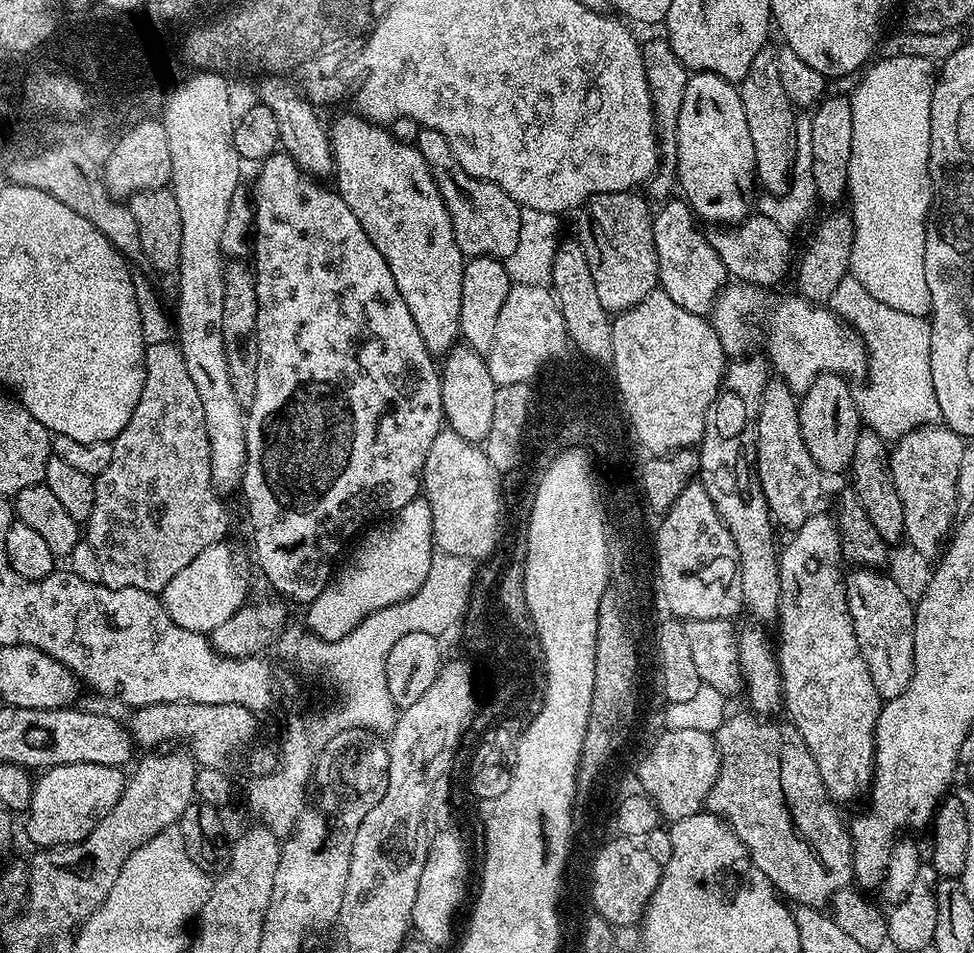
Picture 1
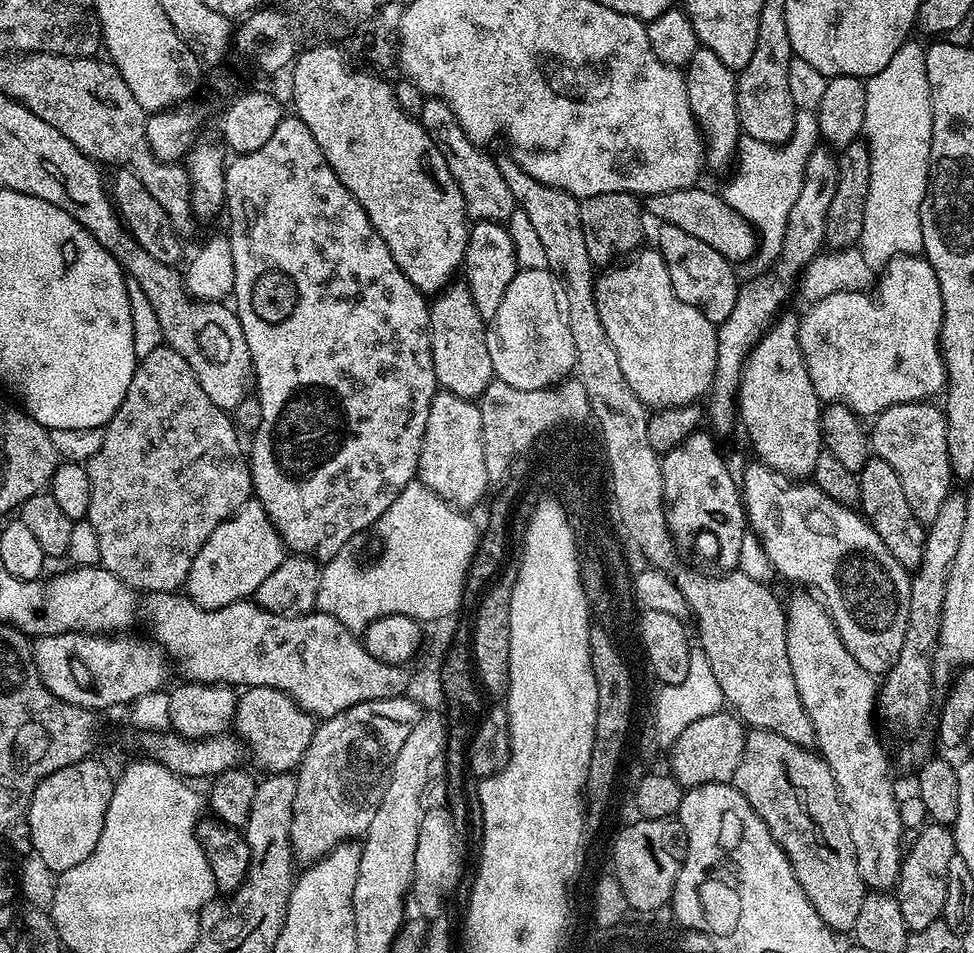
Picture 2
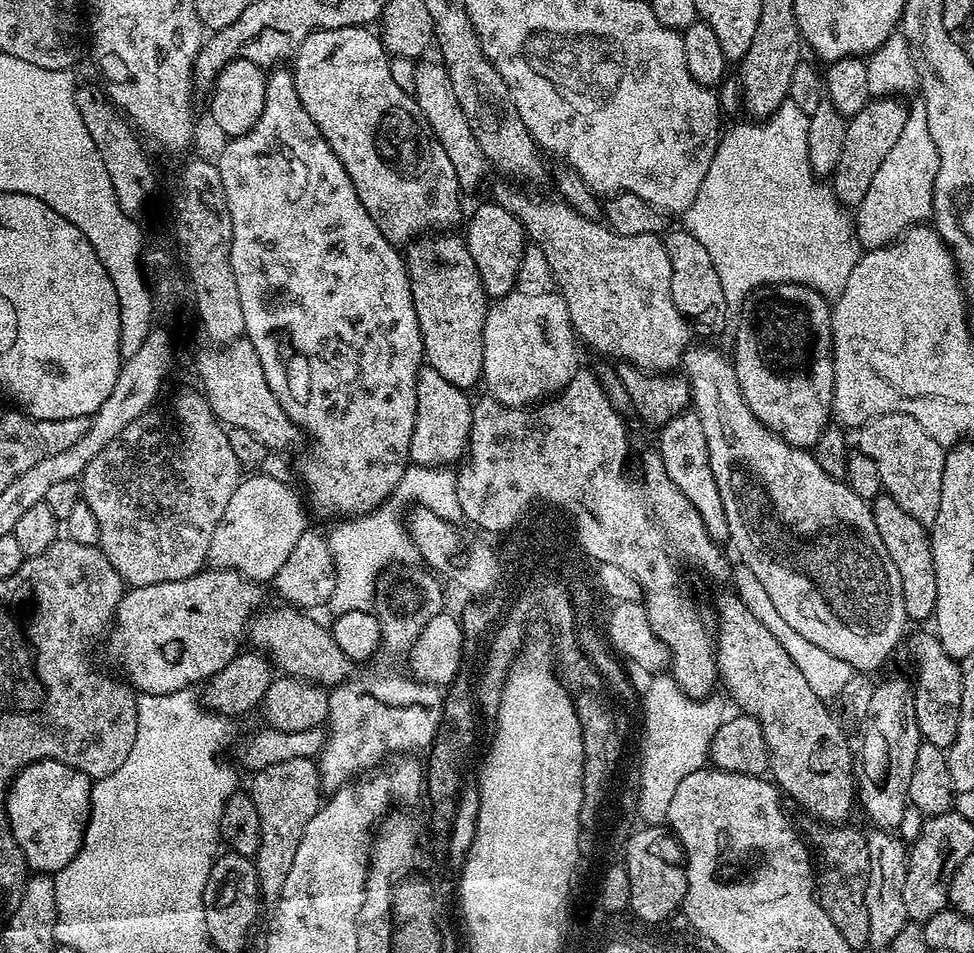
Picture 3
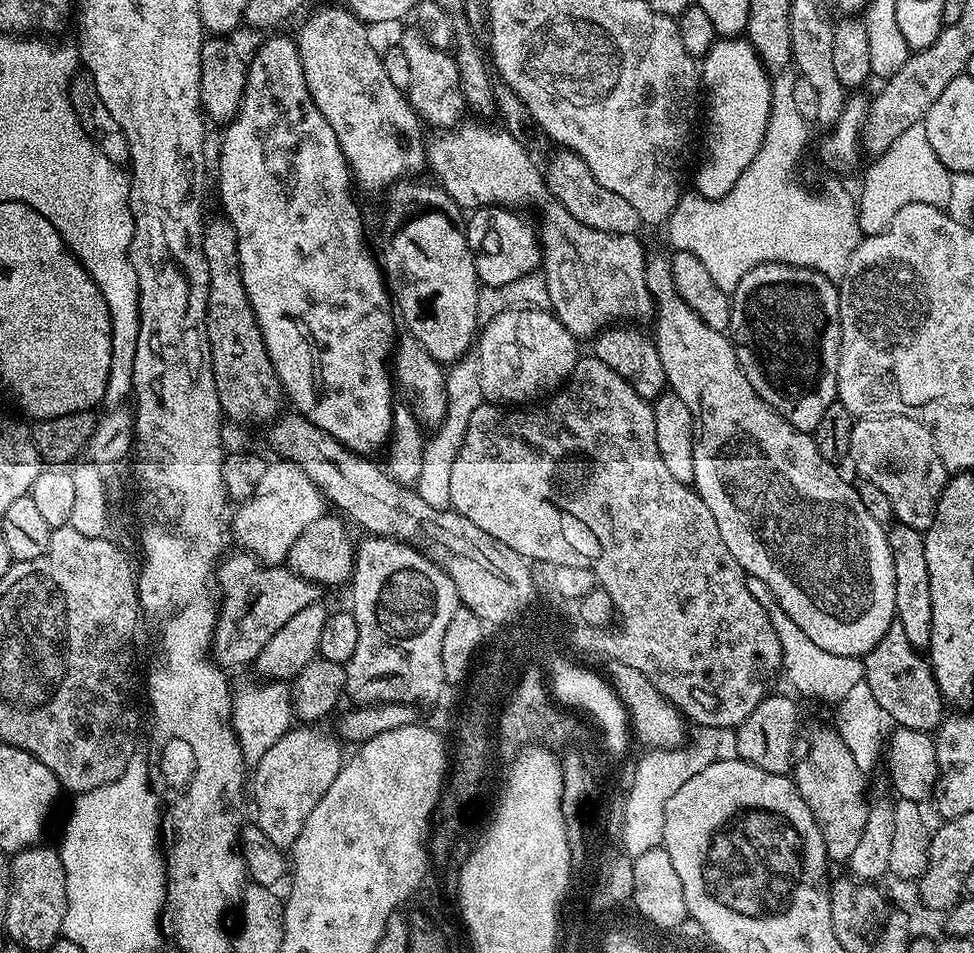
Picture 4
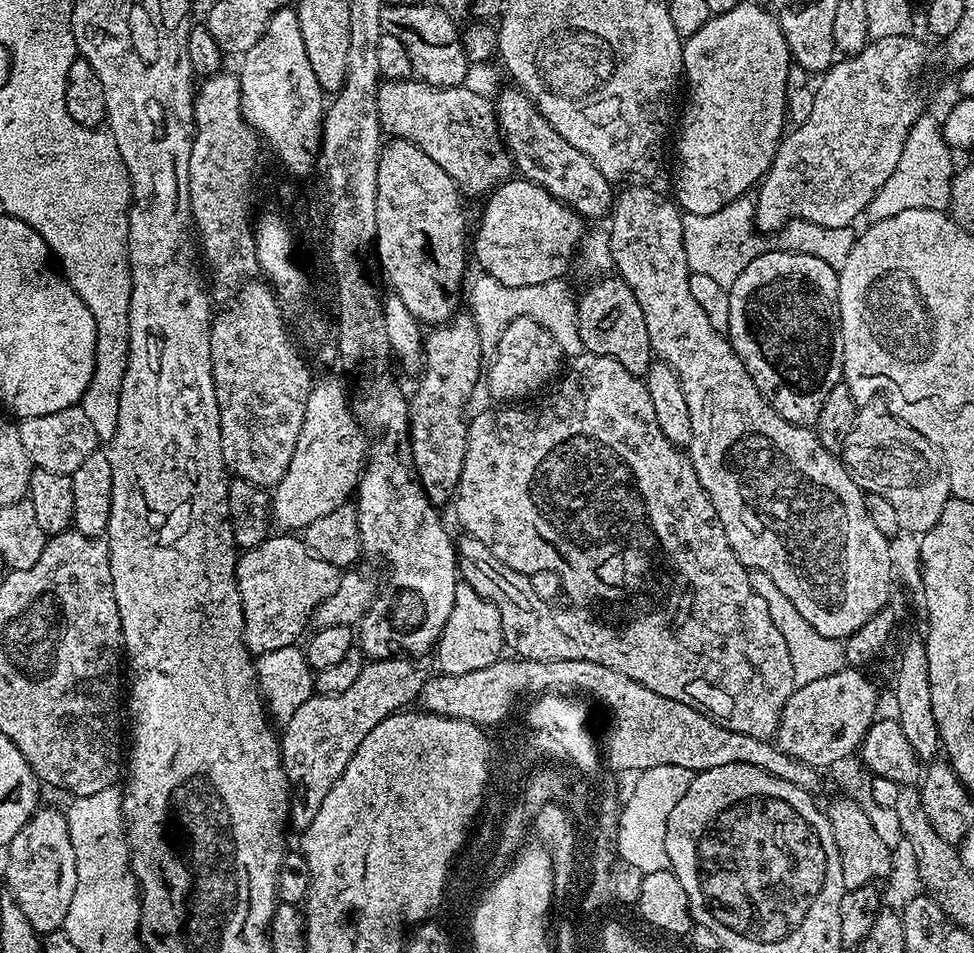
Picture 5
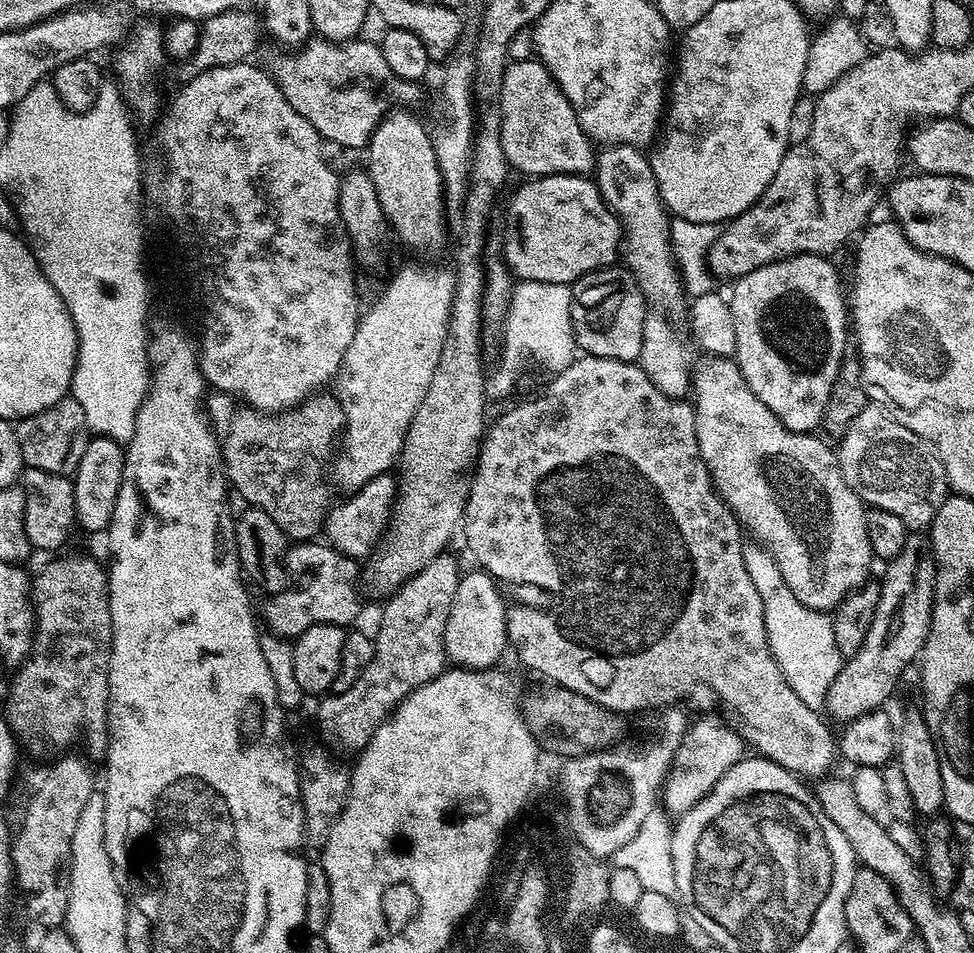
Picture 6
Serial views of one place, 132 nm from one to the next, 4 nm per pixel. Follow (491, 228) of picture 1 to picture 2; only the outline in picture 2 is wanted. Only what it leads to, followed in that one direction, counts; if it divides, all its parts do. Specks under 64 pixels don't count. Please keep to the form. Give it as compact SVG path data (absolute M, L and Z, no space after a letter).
M435 98L425 99L422 106L420 124L430 134L430 138L438 146L438 150L446 158L446 166L456 179L458 190L462 190L464 210L476 222L503 225L518 211L514 194L510 194L510 186L506 186L506 178L502 178L500 164L492 161L477 145L465 136L458 118L450 110L446 102Z

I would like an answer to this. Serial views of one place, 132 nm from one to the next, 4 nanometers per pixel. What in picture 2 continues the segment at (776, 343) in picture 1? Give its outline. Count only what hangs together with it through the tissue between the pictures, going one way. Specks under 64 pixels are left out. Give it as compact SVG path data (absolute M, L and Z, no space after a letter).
M923 255L895 256L892 261L879 273L878 283L875 285L876 297L868 292L839 292L830 294L830 298L822 298L811 305L812 308L800 321L800 349L804 355L804 365L810 374L810 382L822 402L841 404L861 418L875 418L895 404L919 404L931 401L945 391L948 372L944 368L944 356L940 353L940 331L944 325L944 311L942 310L942 290L938 290L938 278L925 260Z

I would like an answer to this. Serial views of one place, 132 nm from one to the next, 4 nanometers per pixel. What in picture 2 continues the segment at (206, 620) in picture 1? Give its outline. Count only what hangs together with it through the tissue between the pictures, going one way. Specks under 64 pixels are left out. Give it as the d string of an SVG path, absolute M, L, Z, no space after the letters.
M255 498L246 501L241 508L236 511L229 520L222 522L210 538L202 546L198 558L190 566L190 574L186 581L186 595L193 604L205 611L218 610L222 606L230 606L239 600L247 600L255 597L256 592L266 582L274 570L286 559L286 549L281 542L279 534L274 530L274 526L268 521L268 515L263 506Z

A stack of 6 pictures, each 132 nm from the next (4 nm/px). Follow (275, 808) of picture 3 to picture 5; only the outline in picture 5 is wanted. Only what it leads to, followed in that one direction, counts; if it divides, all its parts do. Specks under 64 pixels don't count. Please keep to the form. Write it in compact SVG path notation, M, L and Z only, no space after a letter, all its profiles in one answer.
M412 658L374 660L365 663L358 682L350 685L350 690L337 696L314 694L298 711L294 718L282 726L280 737L280 763L284 766L284 776L288 779L290 803L288 819L291 827L303 830L314 822L322 798L342 778L342 770L354 758L362 738L378 726L388 716L395 716L408 704L417 699L426 679L426 672L419 668Z

